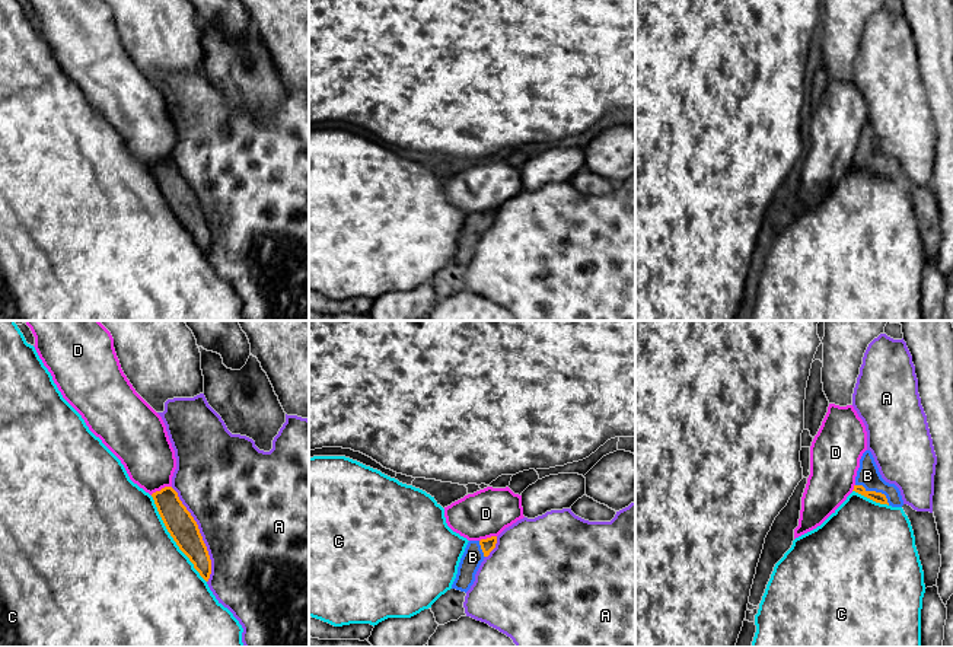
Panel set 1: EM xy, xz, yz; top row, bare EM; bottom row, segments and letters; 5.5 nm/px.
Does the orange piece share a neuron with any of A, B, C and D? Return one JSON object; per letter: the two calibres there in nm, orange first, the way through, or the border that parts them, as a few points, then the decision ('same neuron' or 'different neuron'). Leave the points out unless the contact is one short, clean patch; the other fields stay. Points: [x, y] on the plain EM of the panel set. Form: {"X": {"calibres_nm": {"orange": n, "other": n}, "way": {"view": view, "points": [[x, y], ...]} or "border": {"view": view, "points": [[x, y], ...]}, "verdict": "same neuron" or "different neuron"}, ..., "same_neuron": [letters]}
{"A": {"calibres_nm": {"orange": 160, "other": 480}, "verdict": "different neuron"}, "B": {"calibres_nm": {"orange": 60, "other": 130}, "way": {"view": "yz", "points": [[877, 171], [875, 165], [867, 149]]}, "verdict": "same neuron"}, "C": {"calibres_nm": {"orange": 160, "other": 500}, "verdict": "different neuron"}, "D": {"calibres_nm": {"orange": 160, "other": 300}, "verdict": "different neuron"}, "same_neuron": ["B"]}

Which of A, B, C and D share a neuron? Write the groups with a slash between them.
A / B / C / D

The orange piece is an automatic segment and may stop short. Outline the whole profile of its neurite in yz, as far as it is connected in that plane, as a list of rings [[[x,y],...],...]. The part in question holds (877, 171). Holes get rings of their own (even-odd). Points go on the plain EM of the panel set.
[[[866,124],[860,133],[860,141],[857,144],[852,165],[880,178],[892,181],[903,179],[899,162],[882,152],[870,124]]]

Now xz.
[[[497,210],[469,214],[460,232],[452,262],[468,265],[475,255],[475,248],[485,230],[495,221]]]

